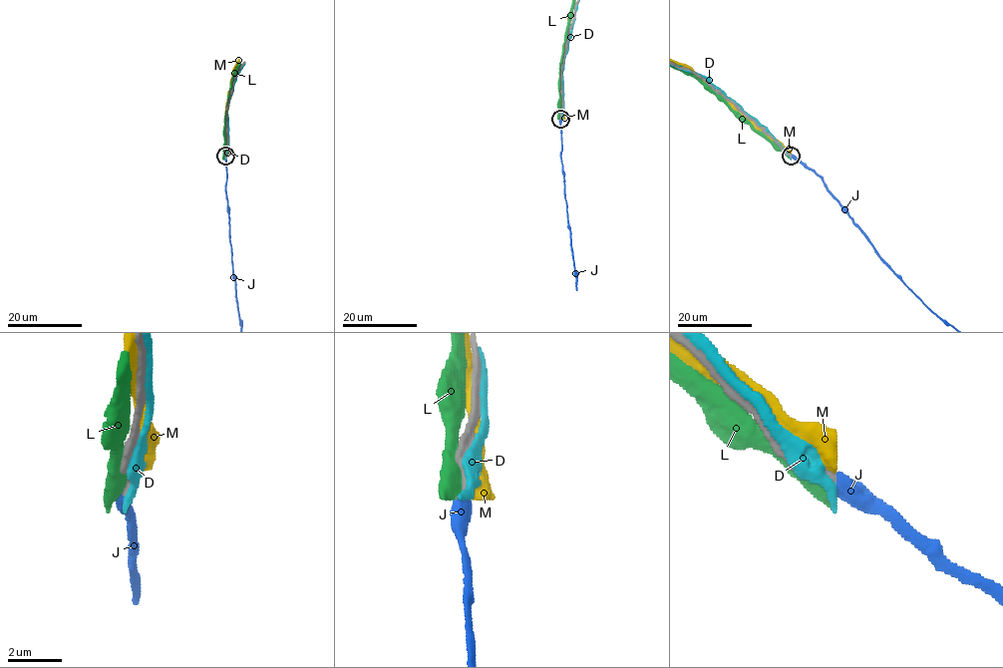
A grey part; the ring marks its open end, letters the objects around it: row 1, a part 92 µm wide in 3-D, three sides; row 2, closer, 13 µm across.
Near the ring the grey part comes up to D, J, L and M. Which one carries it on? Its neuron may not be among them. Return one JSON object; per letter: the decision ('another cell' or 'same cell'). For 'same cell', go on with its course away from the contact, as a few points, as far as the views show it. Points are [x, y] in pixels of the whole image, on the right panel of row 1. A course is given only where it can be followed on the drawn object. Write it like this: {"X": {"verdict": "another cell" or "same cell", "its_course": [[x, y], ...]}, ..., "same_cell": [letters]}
{"D": {"verdict": "another cell"}, "J": {"verdict": "same cell"}, "L": {"verdict": "another cell"}, "M": {"verdict": "another cell"}, "same_cell": ["J"]}

